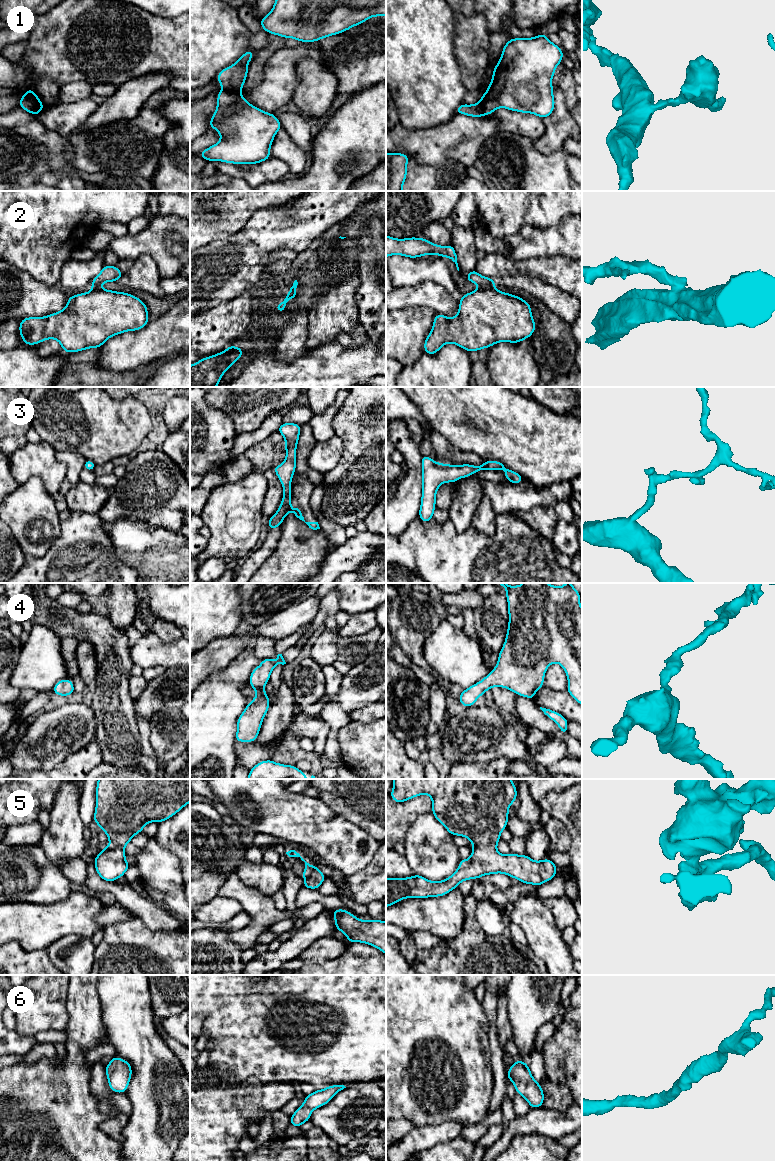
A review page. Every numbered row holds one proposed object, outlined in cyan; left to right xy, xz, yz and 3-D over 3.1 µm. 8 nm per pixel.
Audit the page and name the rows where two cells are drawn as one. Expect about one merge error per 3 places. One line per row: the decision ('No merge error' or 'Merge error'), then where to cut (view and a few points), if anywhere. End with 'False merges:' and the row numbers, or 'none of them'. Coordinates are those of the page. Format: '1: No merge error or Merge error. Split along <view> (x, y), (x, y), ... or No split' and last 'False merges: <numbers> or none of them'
1: Merge error. Split along xz (223, 89), (231, 93), (239, 93)
2: Merge error. Split along yz (493, 285), (482, 287)
3: Merge error. Split along xz (290, 505), (288, 510)
4: No merge error. No split
5: No merge error. No split
6: No merge error. No split
False merges: 1, 2, 3

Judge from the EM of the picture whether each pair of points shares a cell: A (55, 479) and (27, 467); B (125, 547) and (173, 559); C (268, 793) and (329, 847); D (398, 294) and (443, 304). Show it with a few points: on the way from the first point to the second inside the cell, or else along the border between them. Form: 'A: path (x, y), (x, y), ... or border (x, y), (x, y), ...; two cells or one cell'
A: path (48, 472), (43, 467), (34, 467); one cell
B: path (137, 547), (144, 553), (156, 553), (161, 558); one cell
C: path (283, 808), (292, 817), (301, 819), (314, 832); one cell
D: path (409, 296), (432, 296); one cell

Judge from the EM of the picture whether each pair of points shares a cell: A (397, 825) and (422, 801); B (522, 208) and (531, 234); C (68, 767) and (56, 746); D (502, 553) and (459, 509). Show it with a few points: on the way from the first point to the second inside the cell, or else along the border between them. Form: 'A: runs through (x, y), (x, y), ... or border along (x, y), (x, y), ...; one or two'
A: runs through (403, 819), (416, 806); one
B: border along (552, 226), (522, 226), (515, 233), (507, 237); two
C: border along (84, 747), (68, 755), (52, 768); two
D: border along (449, 519), (458, 532), (464, 532), (471, 526); two

